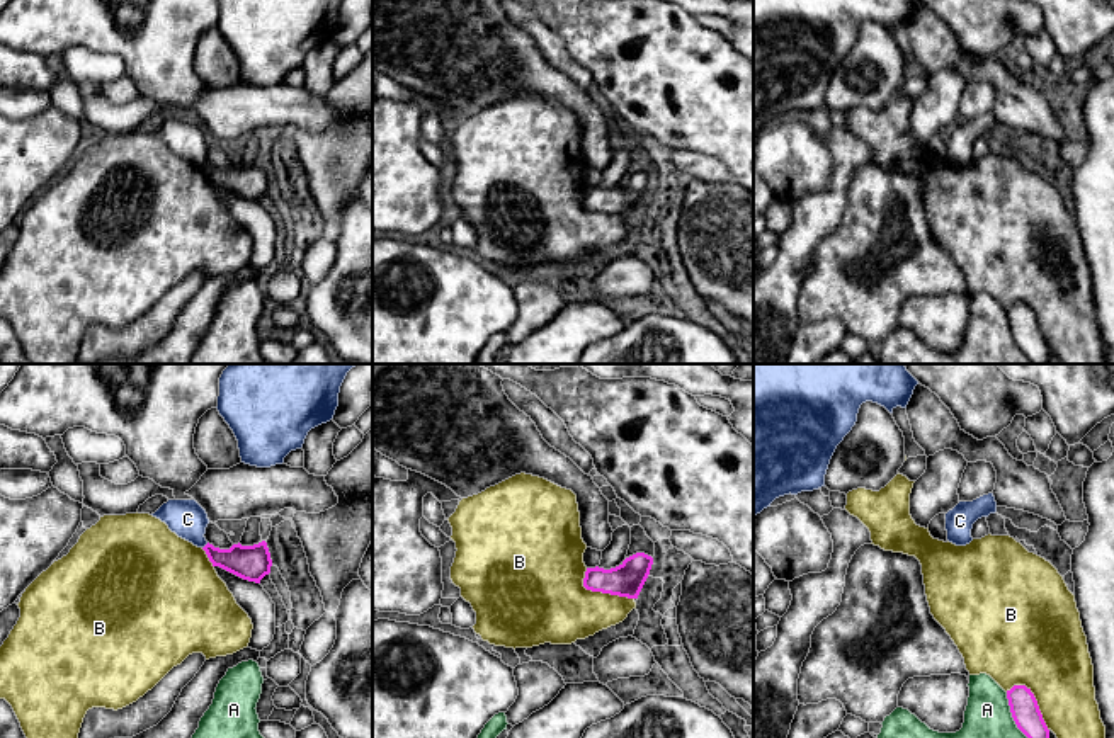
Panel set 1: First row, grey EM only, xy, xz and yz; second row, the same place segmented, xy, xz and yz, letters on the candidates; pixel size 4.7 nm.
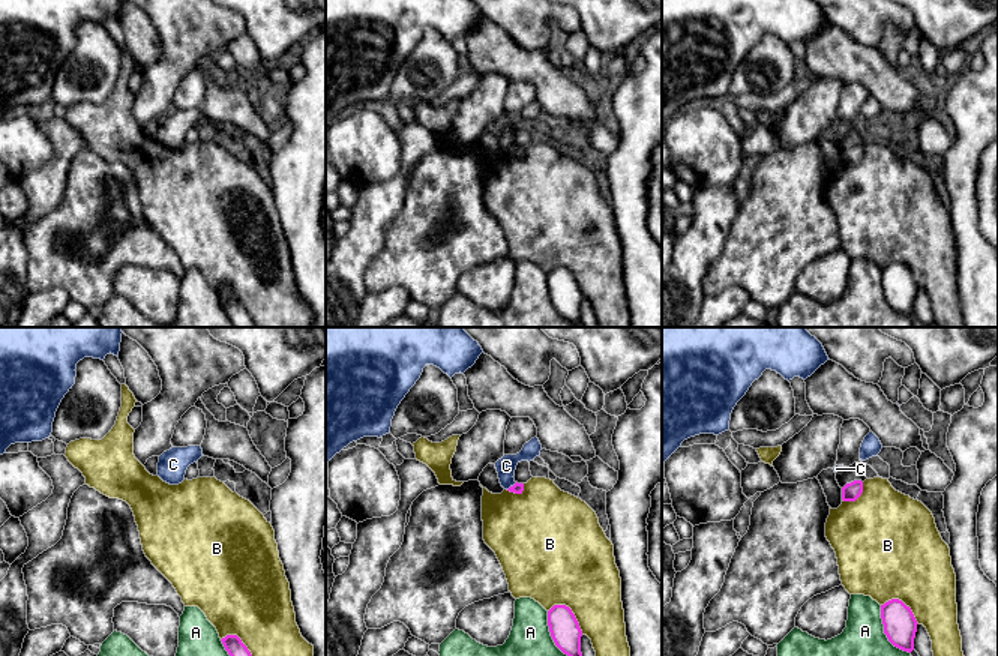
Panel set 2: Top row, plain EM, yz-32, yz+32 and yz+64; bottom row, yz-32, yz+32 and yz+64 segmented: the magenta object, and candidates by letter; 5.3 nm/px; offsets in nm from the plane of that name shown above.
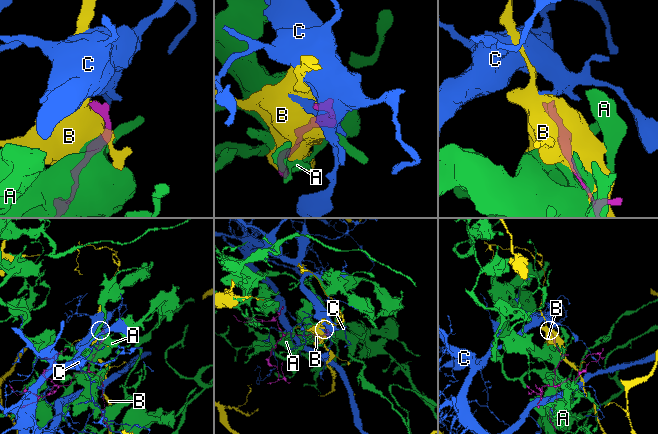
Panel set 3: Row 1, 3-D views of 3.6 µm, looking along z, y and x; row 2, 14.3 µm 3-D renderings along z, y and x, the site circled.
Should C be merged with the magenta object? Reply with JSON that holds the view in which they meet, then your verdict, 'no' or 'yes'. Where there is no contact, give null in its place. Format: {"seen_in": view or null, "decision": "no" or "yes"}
{"seen_in": "xy", "decision": "no"}

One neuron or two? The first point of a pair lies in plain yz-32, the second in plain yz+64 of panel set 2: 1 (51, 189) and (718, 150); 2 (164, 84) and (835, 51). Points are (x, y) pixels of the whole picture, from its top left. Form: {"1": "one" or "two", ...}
{"1": "two", "2": "two"}

